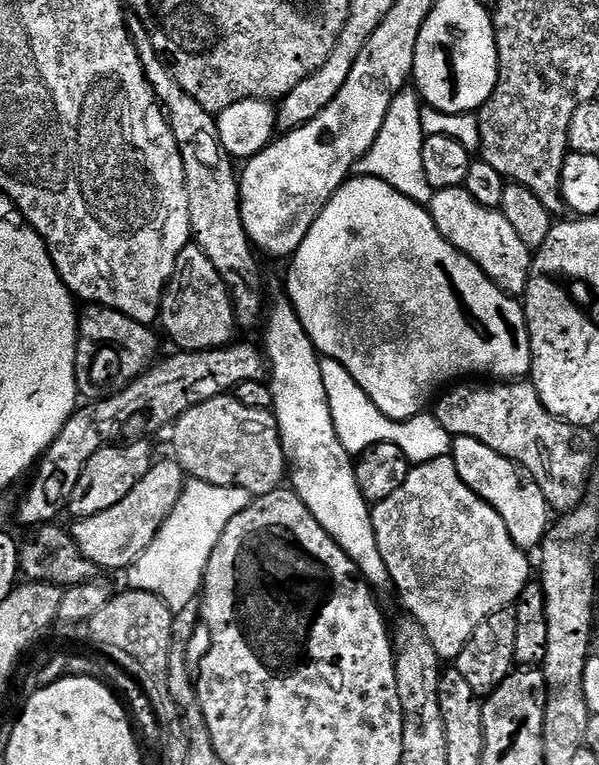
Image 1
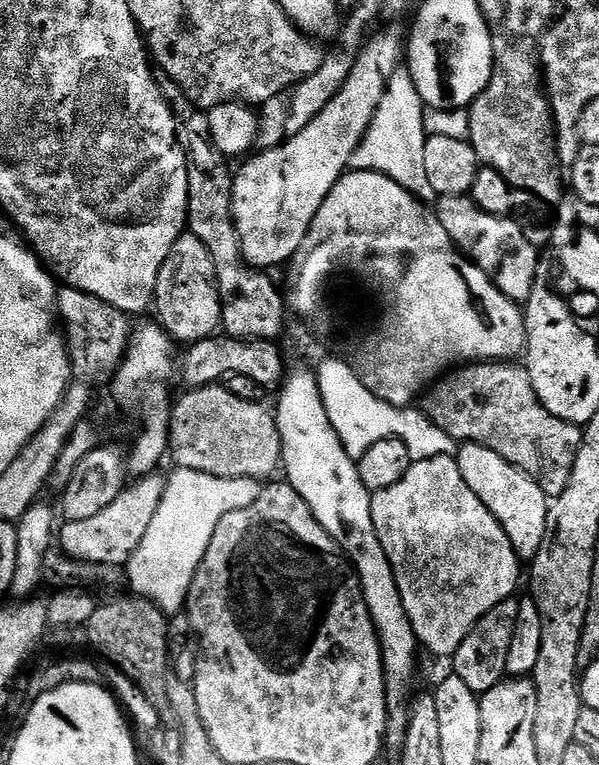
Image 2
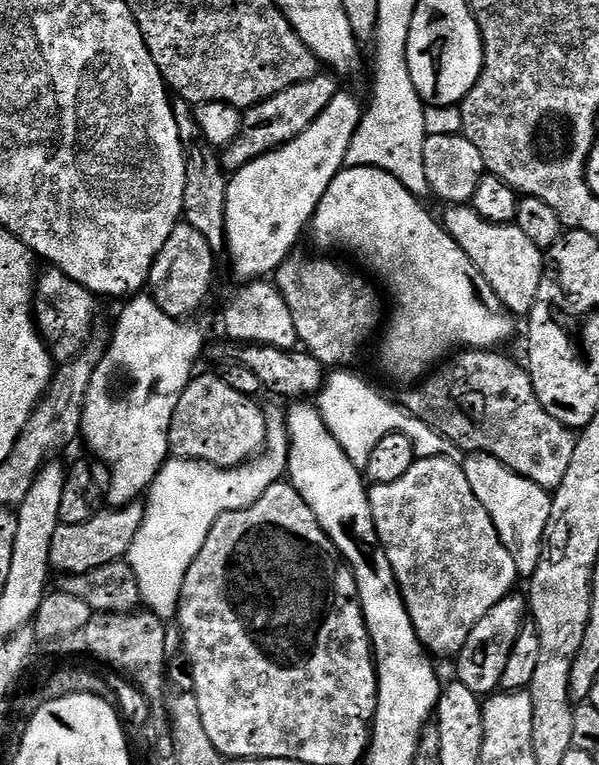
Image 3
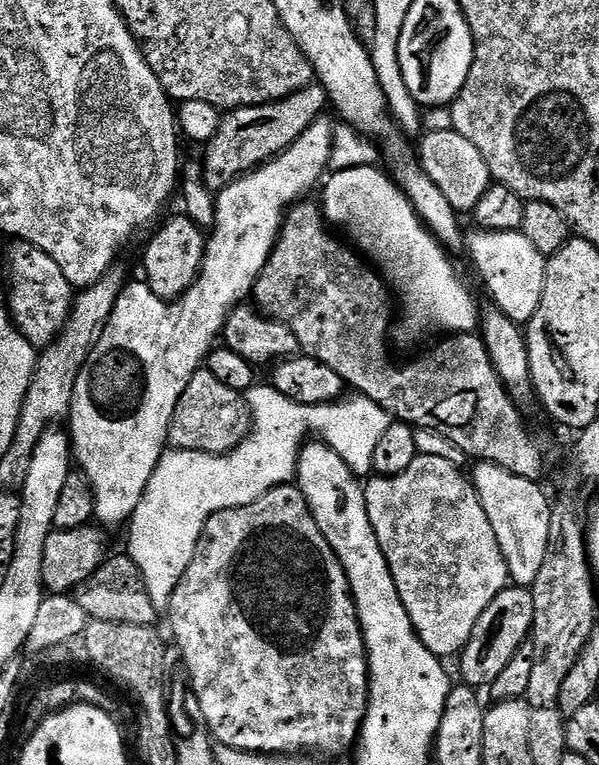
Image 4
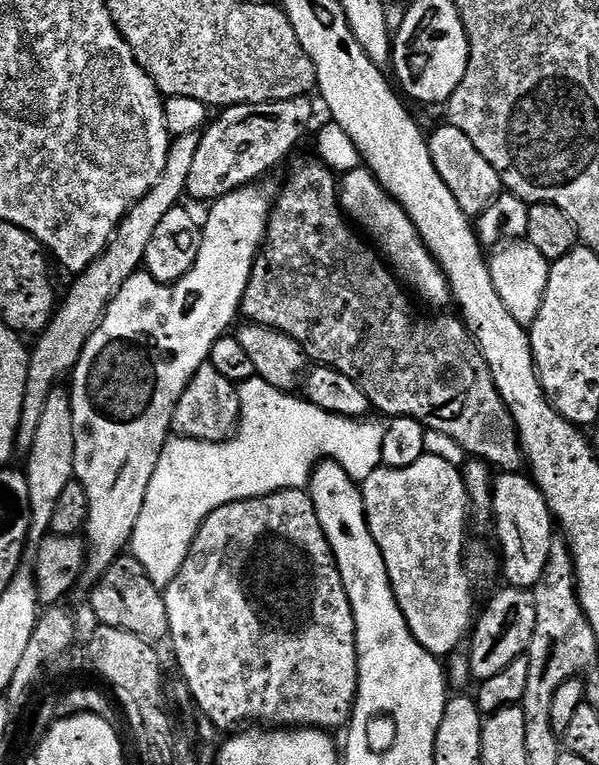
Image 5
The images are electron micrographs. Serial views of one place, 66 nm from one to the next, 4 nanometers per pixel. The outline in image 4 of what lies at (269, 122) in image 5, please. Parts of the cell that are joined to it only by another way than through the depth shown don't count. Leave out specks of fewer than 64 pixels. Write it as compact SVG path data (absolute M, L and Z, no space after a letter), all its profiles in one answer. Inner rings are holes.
M313 82L308 87L303 88L301 92L296 92L292 96L288 96L285 100L273 100L270 104L252 104L248 108L231 109L221 119L218 128L218 134L213 140L209 140L203 149L202 163L204 165L204 180L211 186L213 190L219 190L234 183L240 179L245 172L251 172L252 169L267 164L273 156L278 156L285 152L292 143L306 131L306 129L321 119L325 115L324 107L329 107L330 101L327 92L320 87L319 83Z

